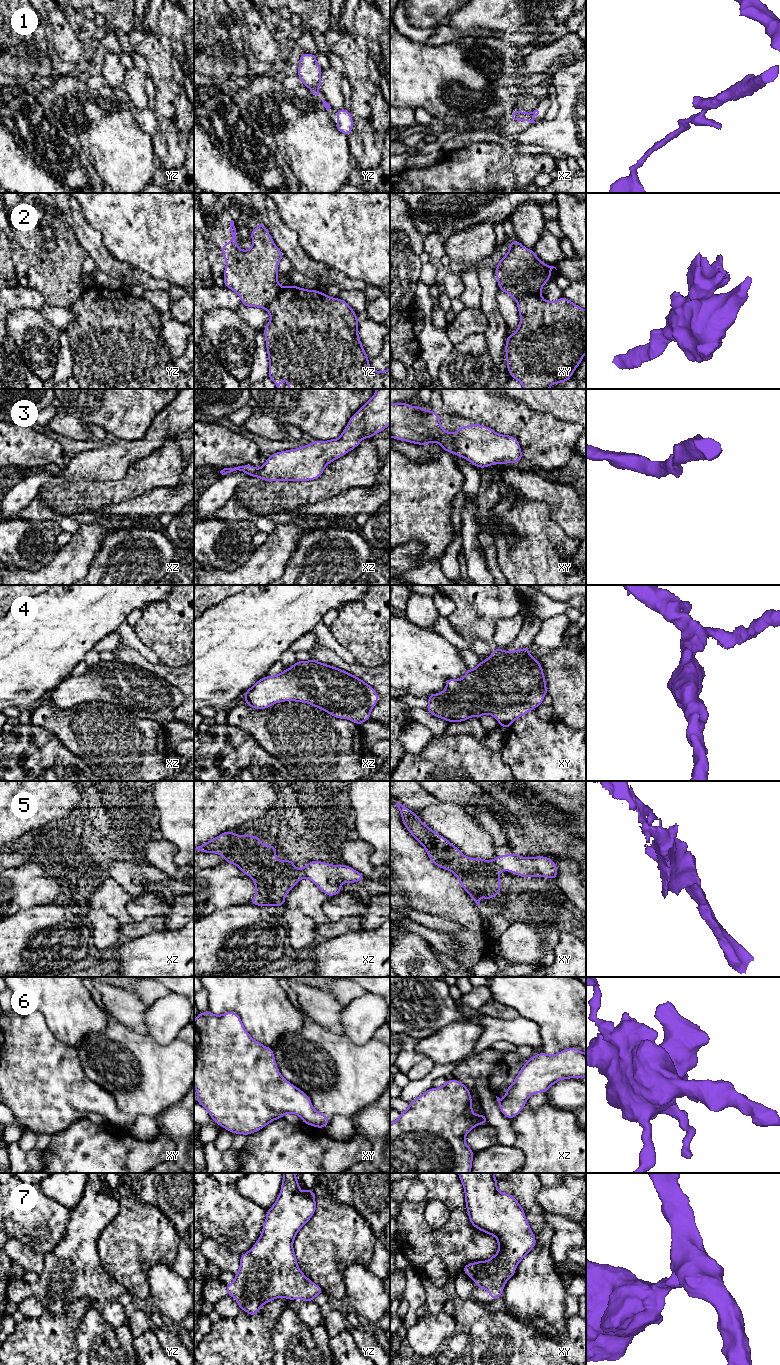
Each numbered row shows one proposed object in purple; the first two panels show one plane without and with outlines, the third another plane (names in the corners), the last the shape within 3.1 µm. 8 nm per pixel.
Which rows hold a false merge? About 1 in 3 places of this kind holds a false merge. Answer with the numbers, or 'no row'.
1, 2

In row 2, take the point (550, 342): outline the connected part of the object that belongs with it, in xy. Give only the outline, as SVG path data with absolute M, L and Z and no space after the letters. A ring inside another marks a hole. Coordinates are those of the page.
M541 294L526 295L516 302L520 315L519 326L513 334L507 335L504 349L511 378L518 380L523 389L550 389L552 384L566 383L586 354L586 310L564 296L549 302Z

